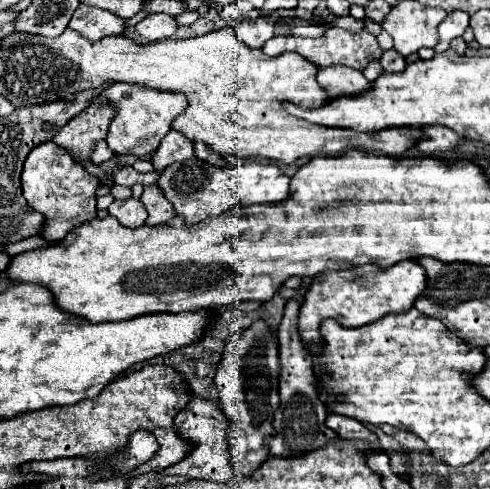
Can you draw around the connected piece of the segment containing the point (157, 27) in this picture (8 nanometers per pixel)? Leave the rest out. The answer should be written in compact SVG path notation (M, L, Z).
M152 14L136 24L136 32L144 36L148 42L166 40L176 32L176 28L178 28L176 20L168 14Z

